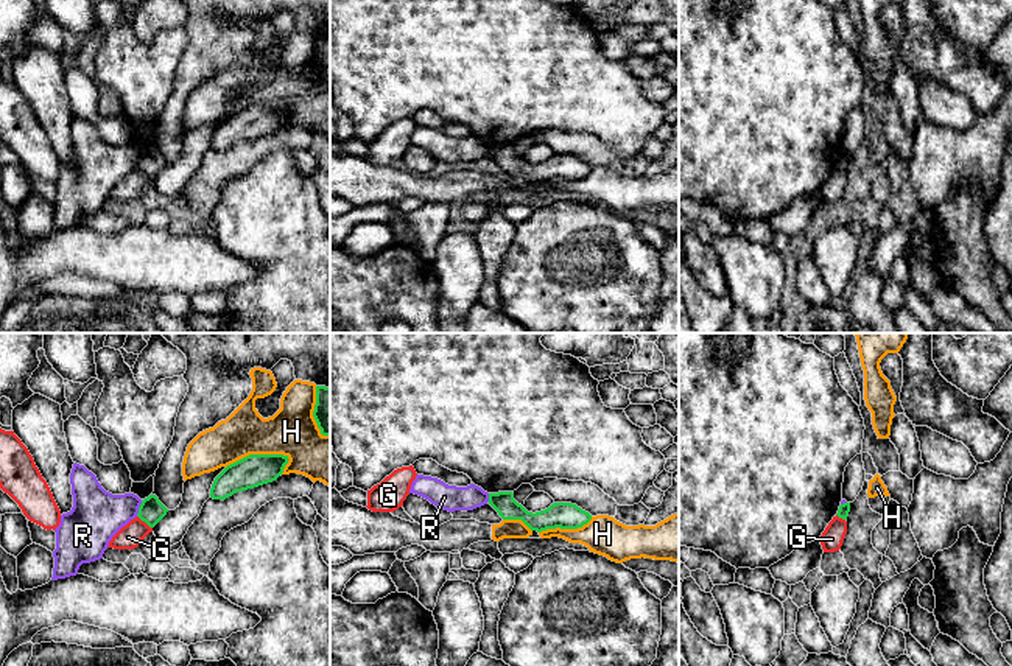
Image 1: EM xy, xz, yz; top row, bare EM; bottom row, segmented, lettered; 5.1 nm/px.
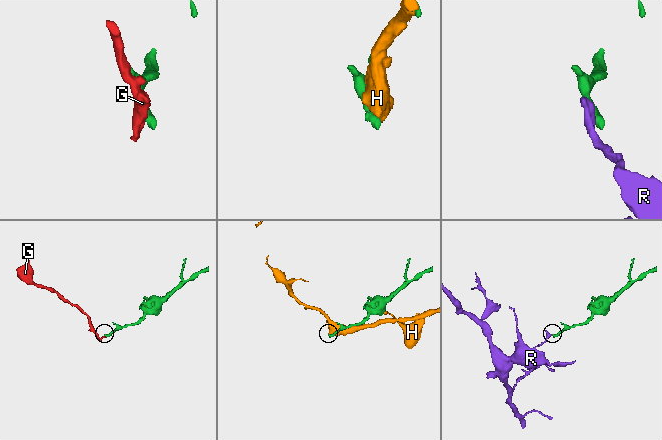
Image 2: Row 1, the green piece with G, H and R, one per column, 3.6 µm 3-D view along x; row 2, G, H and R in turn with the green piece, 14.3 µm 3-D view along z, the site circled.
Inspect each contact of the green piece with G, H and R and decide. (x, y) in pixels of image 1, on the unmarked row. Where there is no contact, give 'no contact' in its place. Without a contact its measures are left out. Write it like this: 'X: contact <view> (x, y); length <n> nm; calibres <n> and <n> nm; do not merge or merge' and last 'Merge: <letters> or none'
G: contact xy (145, 173); length 100 nm; calibres 140 and 120 nm; do not merge
H: contact xy (257, 106); length 340 nm; calibres 170 and 260 nm; do not merge
R: contact xy (139, 161); length 90 nm; calibres 140 and 280 nm; do not merge
Merge: none

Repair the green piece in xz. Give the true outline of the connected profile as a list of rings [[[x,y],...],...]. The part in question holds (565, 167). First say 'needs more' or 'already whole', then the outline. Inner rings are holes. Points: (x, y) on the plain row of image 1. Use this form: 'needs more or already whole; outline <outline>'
already whole; outline [[[512,143],[489,145],[487,152],[503,171],[522,171],[531,182],[578,181],[592,171],[592,166],[571,154],[554,154],[540,163],[528,163],[514,151]]]

